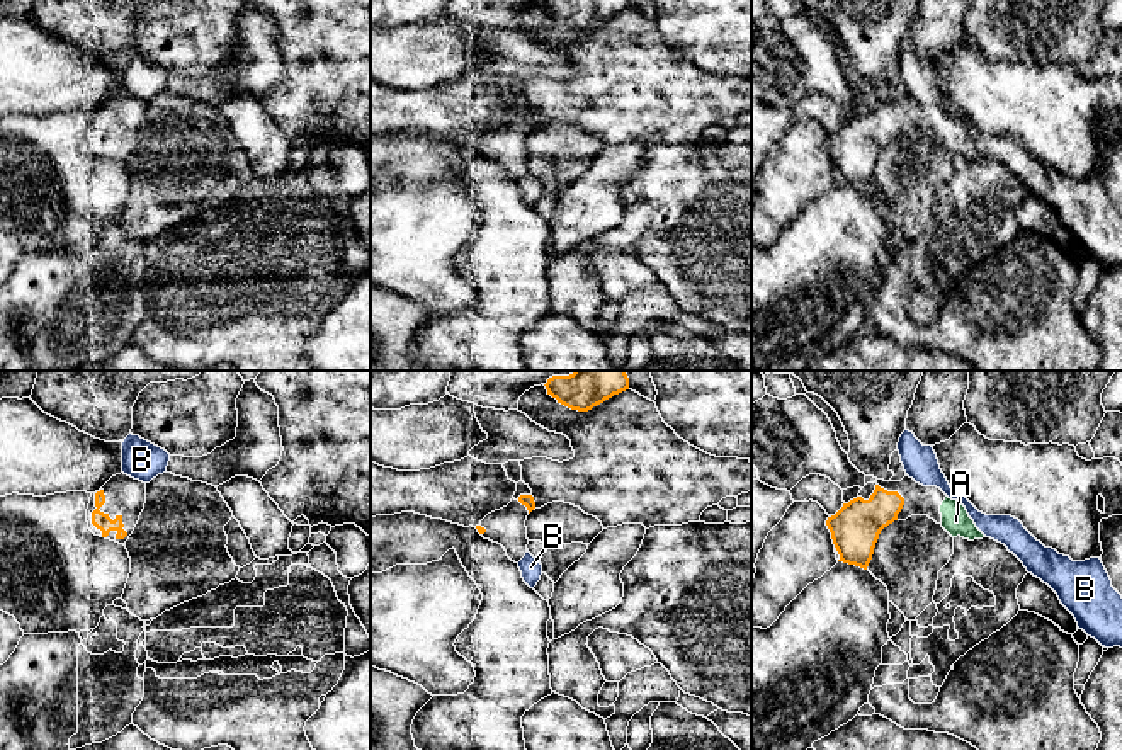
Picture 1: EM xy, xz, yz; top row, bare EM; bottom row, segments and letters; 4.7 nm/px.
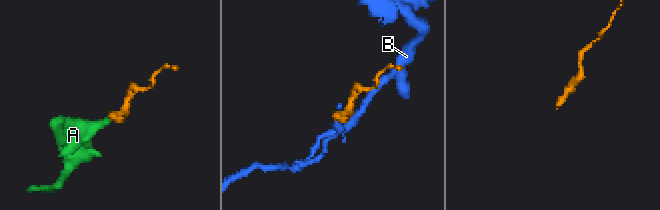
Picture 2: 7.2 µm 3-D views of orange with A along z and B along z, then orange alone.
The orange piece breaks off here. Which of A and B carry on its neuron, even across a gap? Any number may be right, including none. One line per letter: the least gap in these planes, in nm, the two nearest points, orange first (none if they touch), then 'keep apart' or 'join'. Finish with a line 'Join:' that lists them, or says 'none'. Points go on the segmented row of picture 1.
A: 180 nm apart; from orange across yz (903, 504), (940, 505); join
B: 100 nm apart; from orange across yz (896, 492), (910, 477); keep apart
Join: A

